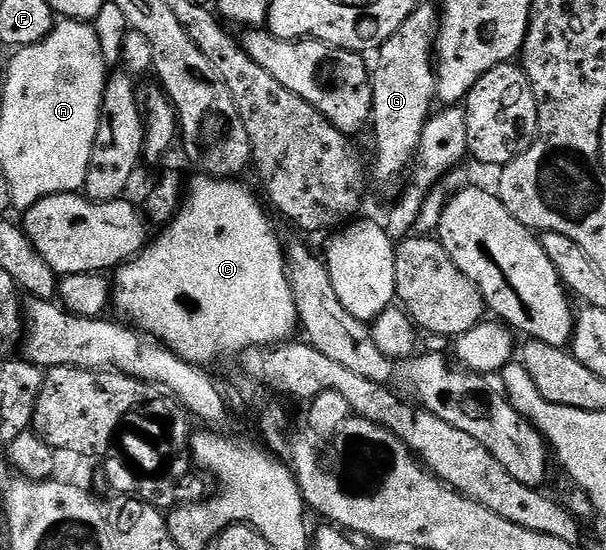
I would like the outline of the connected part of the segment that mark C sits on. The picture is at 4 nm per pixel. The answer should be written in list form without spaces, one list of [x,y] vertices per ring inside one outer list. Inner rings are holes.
[[[196,173],[195,179],[188,181],[185,186],[183,201],[179,203],[179,210],[171,217],[171,221],[158,231],[159,235],[152,237],[147,245],[129,262],[114,271],[113,281],[109,286],[109,302],[119,314],[124,314],[126,321],[132,327],[138,328],[142,333],[152,337],[156,342],[168,346],[181,360],[191,362],[195,366],[210,367],[210,362],[218,358],[227,358],[230,354],[239,356],[244,350],[252,346],[273,346],[276,343],[286,343],[291,334],[299,326],[297,306],[293,300],[291,285],[287,279],[287,259],[285,257],[284,243],[279,243],[267,214],[263,211],[264,203],[255,199],[255,194],[247,186],[242,186],[239,180],[220,180],[212,178],[210,174]]]

